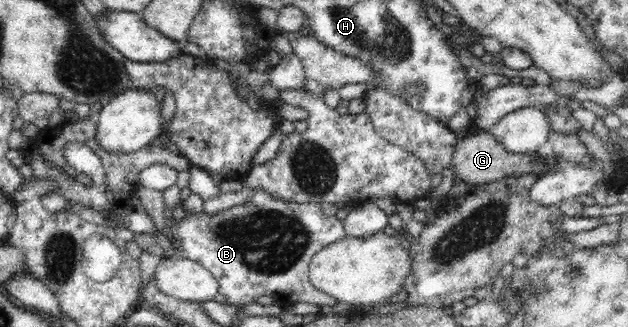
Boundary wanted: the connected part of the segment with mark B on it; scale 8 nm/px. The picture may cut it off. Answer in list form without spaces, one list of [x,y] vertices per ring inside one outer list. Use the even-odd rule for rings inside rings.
[[[247,187],[252,190],[252,197],[241,205],[234,205],[216,214],[205,214],[202,211],[188,213],[184,221],[167,221],[170,231],[182,239],[182,251],[176,257],[196,260],[203,264],[218,280],[218,295],[226,299],[226,304],[240,306],[250,304],[260,295],[270,295],[282,304],[294,305],[298,301],[323,306],[335,306],[339,302],[318,291],[309,278],[309,267],[312,256],[322,247],[344,239],[346,230],[342,219],[336,216],[337,208],[328,203],[292,203],[291,200],[276,199],[260,187]],[[252,231],[274,231],[272,235],[262,235],[252,243]]]

